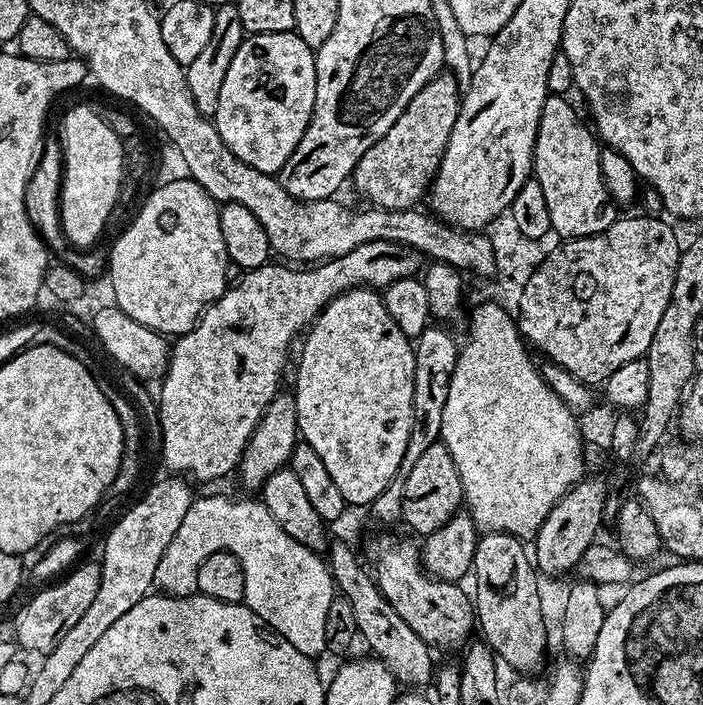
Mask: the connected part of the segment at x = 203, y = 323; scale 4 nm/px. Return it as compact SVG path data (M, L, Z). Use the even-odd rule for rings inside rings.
M378 240L366 242L362 246L355 247L354 250L351 250L348 254L326 259L323 262L317 263L315 266L299 268L289 266L284 262L278 262L280 264L269 262L257 268L245 271L239 280L224 289L223 294L204 311L204 315L196 321L194 327L191 328L189 332L185 332L183 336L179 337L179 339L171 345L167 372L163 375L162 383L160 384L164 384L160 388L160 444L164 447L164 464L172 471L169 473L179 474L184 478L191 478L193 481L220 480L227 472L235 473L240 459L244 457L244 451L250 442L250 438L256 432L258 422L264 416L264 412L270 406L270 402L281 391L280 379L284 376L284 367L288 364L288 351L291 350L292 343L296 340L296 335L298 335L298 340L301 333L311 325L312 321L319 316L320 311L323 310L334 297L340 296L344 292L349 292L355 288L370 288L373 290L386 289L393 284L395 280L415 277L417 273L421 271L422 263L420 264L420 262L422 262L422 255L418 249L399 244L396 241Z

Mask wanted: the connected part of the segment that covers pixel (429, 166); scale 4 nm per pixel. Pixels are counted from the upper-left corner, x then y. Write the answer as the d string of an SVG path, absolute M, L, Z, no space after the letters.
M447 70L430 78L430 82L410 98L410 106L402 110L398 122L362 154L350 177L351 183L356 183L357 190L369 200L369 205L389 209L416 208L423 196L425 199L450 142L461 99L462 85Z

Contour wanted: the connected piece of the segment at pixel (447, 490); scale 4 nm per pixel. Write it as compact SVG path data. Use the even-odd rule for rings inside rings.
M442 442L427 448L418 457L410 476L405 480L403 523L408 523L421 537L429 536L441 528L450 517L457 515L464 504L462 482L458 478L458 466L450 458L450 450Z

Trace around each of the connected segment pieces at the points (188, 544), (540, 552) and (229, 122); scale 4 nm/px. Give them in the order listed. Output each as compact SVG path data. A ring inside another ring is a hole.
M204 496L193 499L190 510L186 510L186 518L182 518L182 526L178 526L178 534L170 538L170 546L166 546L166 554L162 554L162 562L158 562L158 570L154 570L154 585L165 596L190 596L196 592L198 566L205 555L210 552L232 552L242 562L242 570L246 574L246 603L258 618L262 618L273 632L277 632L294 650L302 650L302 654L313 658L325 651L326 614L330 611L330 602L334 595L334 581L331 571L317 553L310 551L302 542L294 542L278 522L274 522L274 514L270 514L259 499L231 500L228 496Z
M590 476L582 478L568 489L568 493L553 506L537 530L534 537L534 564L541 573L575 569L587 548L597 539L596 531L601 530L603 525L602 510L607 498L608 484L596 476Z
M295 31L274 34L245 35L238 46L238 54L230 61L230 70L222 78L218 94L218 110L214 123L222 142L239 160L254 166L254 170L279 173L284 163L294 154L302 134L308 129L316 97L316 53Z

